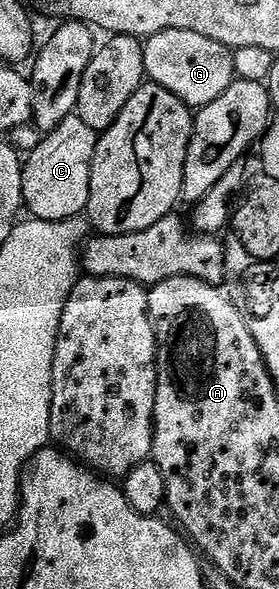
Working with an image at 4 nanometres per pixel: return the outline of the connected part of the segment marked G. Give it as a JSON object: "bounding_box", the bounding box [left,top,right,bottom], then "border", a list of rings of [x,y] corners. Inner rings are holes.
{"bounding_box":[143,30,237,110],"border":[[[166,30],[147,37],[143,46],[147,79],[170,90],[170,94],[193,110],[205,108],[214,102],[214,98],[222,98],[232,81],[237,79],[233,49],[210,38],[202,38],[202,34],[190,30]]]}

